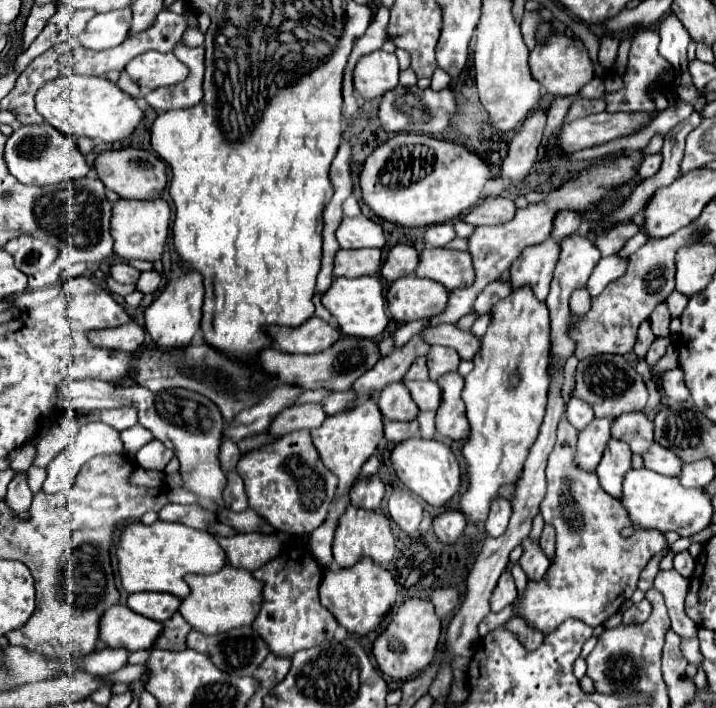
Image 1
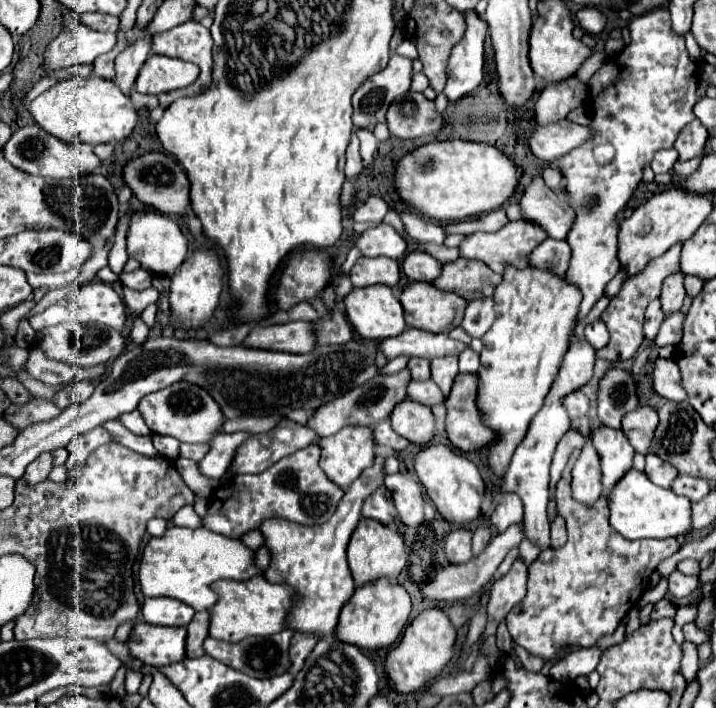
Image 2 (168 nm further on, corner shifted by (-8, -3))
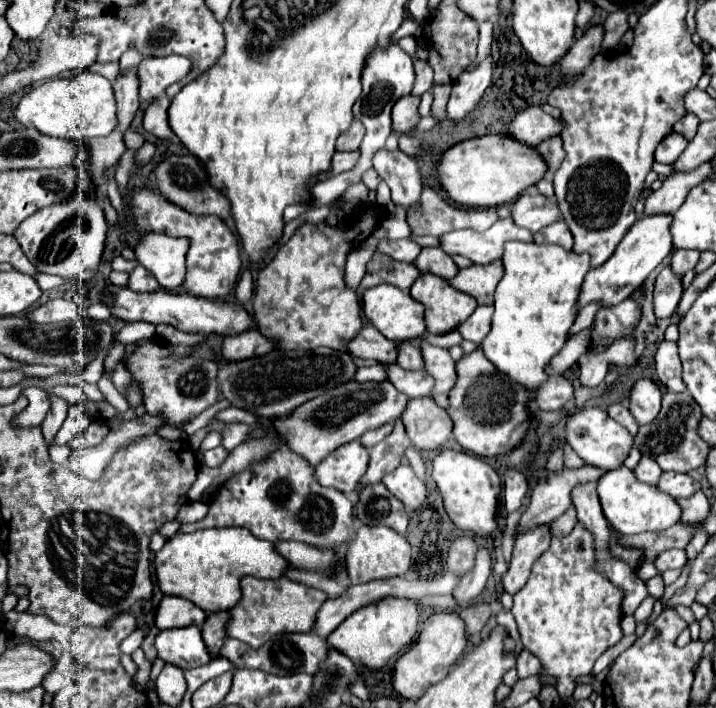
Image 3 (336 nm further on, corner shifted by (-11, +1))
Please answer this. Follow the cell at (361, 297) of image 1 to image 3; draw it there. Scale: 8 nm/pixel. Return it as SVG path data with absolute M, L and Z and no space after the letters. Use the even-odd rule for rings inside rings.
M381 284L381 286L369 288L363 292L363 312L383 336L387 336L389 340L395 340L395 342L417 340L417 338L423 338L427 332L423 304L413 300L409 292L403 292L389 284Z

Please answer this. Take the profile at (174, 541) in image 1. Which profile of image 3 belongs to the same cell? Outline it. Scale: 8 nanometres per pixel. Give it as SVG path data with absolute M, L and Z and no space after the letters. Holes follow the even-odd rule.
M211 528L211 530L197 530L193 534L175 534L171 536L165 546L155 554L155 574L163 594L183 596L203 608L207 614L225 610L229 612L241 600L241 578L255 576L255 578L281 578L289 562L275 550L273 542L259 540L245 528Z

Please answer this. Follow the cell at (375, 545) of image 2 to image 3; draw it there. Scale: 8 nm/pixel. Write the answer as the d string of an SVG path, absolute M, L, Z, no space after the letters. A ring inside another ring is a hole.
M361 526L345 554L345 572L349 576L349 584L365 584L371 580L403 576L409 570L409 566L411 566L409 542L397 532L391 532L391 528L383 526Z

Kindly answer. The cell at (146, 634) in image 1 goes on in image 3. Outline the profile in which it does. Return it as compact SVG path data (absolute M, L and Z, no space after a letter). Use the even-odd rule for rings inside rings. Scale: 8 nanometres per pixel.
M199 626L163 630L155 640L155 648L159 658L183 670L199 668L207 664L207 660L213 660L213 654L209 654L207 646L203 644Z

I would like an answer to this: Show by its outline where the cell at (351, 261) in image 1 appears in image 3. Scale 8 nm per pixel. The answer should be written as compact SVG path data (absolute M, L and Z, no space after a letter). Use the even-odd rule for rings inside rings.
M375 252L367 264L367 272L365 272L359 288L367 290L367 288L373 288L379 284L393 284L407 292L419 276L421 276L421 272L415 264L395 262L387 254Z

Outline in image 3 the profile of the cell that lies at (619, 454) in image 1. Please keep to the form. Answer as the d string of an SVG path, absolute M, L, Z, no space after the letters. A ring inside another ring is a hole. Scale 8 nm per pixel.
M595 406L581 408L567 418L565 440L585 460L585 464L591 464L591 466L597 466L603 470L619 468L623 464L623 460L627 458L627 452L633 446L631 434L623 426L619 426L613 418L609 418L609 414L605 410L595 408Z

